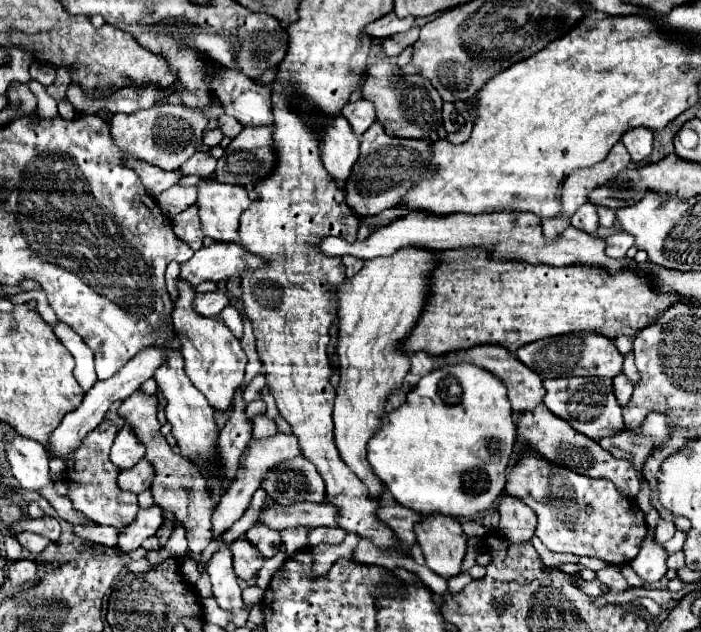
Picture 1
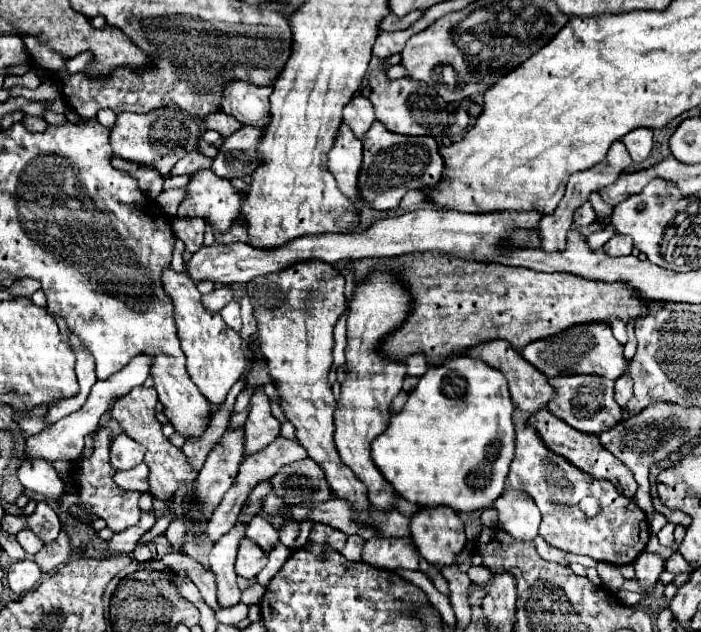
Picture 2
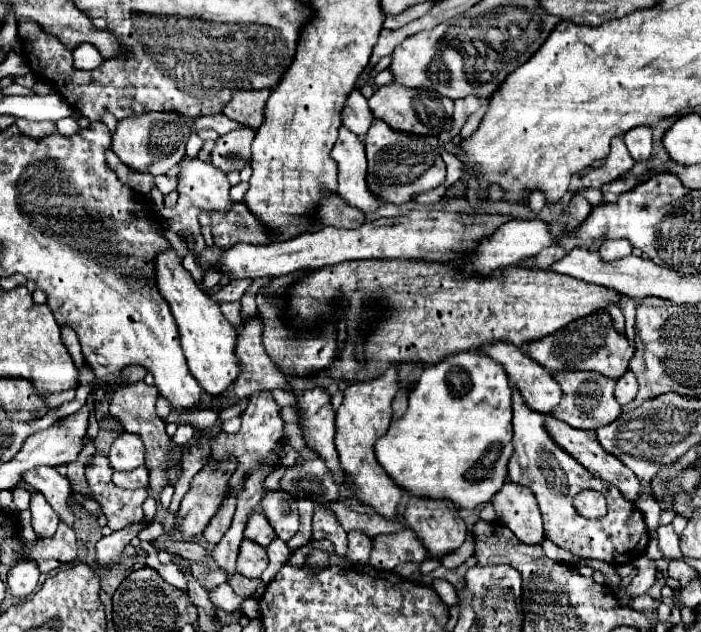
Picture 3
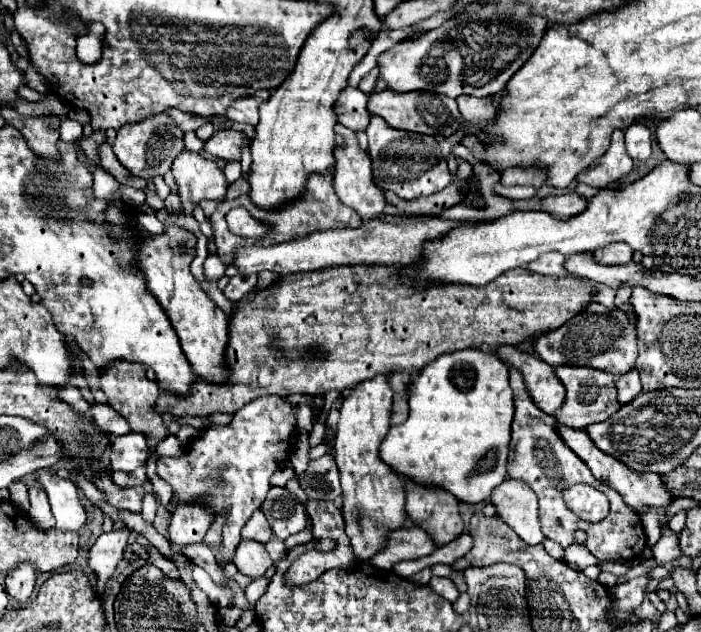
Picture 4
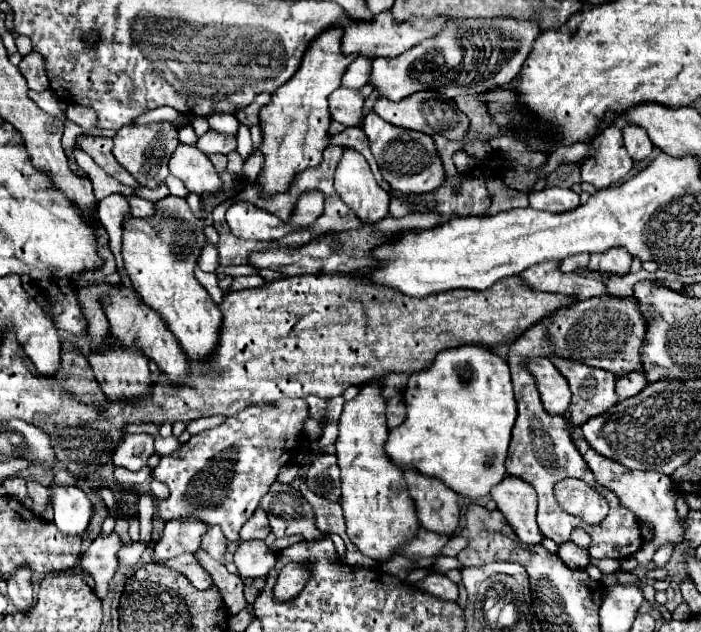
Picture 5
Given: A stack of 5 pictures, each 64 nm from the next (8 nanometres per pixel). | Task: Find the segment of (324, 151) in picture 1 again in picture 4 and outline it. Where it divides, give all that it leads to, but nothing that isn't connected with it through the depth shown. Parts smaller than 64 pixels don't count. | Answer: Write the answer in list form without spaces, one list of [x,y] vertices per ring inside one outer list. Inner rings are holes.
[[[338,124],[336,126],[336,132],[344,138],[342,144],[338,144],[334,148],[334,158],[336,158],[336,176],[334,176],[334,190],[338,194],[338,198],[354,208],[364,220],[368,218],[378,218],[382,216],[382,210],[386,206],[386,200],[384,200],[384,194],[380,188],[376,188],[376,184],[372,182],[372,170],[370,170],[370,156],[360,148],[358,140],[356,140],[356,134],[352,130],[348,130],[346,126]]]

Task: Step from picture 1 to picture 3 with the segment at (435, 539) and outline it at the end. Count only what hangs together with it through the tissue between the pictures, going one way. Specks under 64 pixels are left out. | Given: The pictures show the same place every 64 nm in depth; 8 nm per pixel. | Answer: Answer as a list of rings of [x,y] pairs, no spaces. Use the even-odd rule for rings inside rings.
[[[410,496],[404,520],[406,520],[408,528],[412,528],[416,532],[416,536],[422,542],[422,546],[426,548],[428,556],[436,558],[436,560],[440,560],[440,556],[446,556],[446,554],[458,550],[468,534],[464,520],[460,518],[456,506],[450,500],[432,500],[432,498]]]

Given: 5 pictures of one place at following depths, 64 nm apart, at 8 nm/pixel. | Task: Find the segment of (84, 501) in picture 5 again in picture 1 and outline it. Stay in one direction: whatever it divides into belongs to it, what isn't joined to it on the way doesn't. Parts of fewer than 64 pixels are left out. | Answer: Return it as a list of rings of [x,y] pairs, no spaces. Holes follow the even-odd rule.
[[[14,430],[4,432],[4,452],[10,462],[12,474],[26,490],[36,490],[52,484],[48,470],[48,452],[32,438],[26,438]]]

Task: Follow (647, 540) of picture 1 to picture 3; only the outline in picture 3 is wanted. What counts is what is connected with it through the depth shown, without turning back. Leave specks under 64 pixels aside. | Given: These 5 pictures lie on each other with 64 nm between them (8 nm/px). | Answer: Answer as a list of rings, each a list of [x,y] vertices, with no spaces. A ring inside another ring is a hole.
[[[642,554],[640,558],[636,558],[634,568],[636,568],[638,572],[636,572],[632,584],[626,588],[626,592],[628,592],[632,598],[636,598],[636,596],[640,596],[640,594],[646,594],[646,592],[650,590],[650,586],[656,582],[656,572],[658,572],[656,562],[650,560],[650,558],[644,556],[644,554]]]

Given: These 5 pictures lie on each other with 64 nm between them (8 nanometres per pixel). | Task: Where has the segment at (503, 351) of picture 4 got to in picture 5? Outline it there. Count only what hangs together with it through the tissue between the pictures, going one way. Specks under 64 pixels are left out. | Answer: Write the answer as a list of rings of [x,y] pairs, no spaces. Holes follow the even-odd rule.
[[[528,358],[524,364],[534,376],[544,410],[548,414],[564,414],[570,404],[570,388],[550,358]]]

